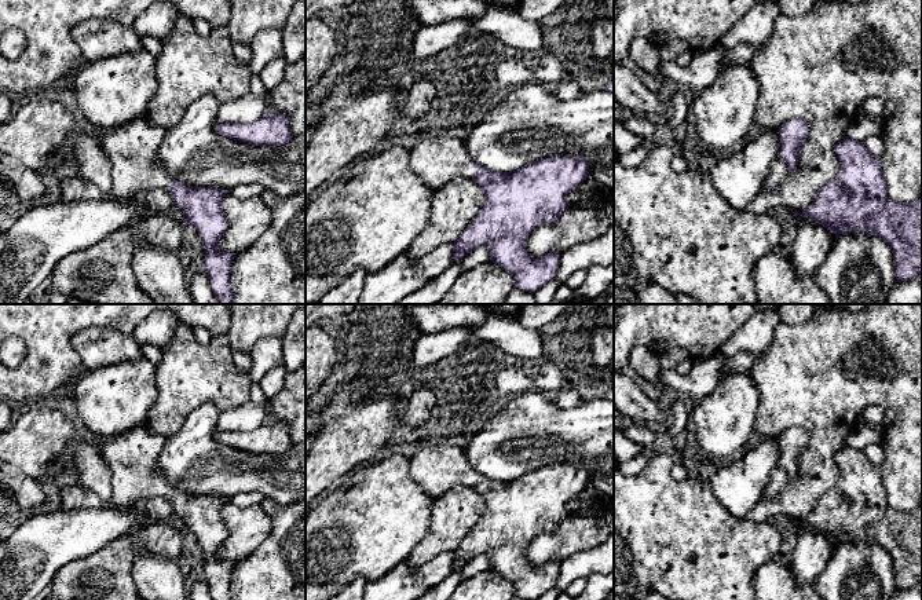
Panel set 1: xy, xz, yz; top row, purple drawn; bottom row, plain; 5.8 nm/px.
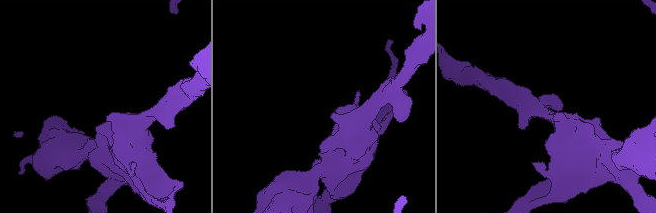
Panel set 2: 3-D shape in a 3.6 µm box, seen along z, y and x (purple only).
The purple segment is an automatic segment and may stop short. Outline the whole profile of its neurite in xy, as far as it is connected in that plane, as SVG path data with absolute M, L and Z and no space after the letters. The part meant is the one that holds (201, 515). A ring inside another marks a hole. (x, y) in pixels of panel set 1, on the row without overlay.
M135 427L103 440L100 454L113 473L113 494L107 505L128 508L157 495L168 500L204 552L204 578L212 600L231 600L230 577L237 561L217 556L217 549L228 537L222 506L230 498L193 495L171 487L158 469L165 442L165 436L149 432L146 427Z

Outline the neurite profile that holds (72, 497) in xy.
M76 483L59 489L59 494L63 509L98 509L105 505L96 493Z

